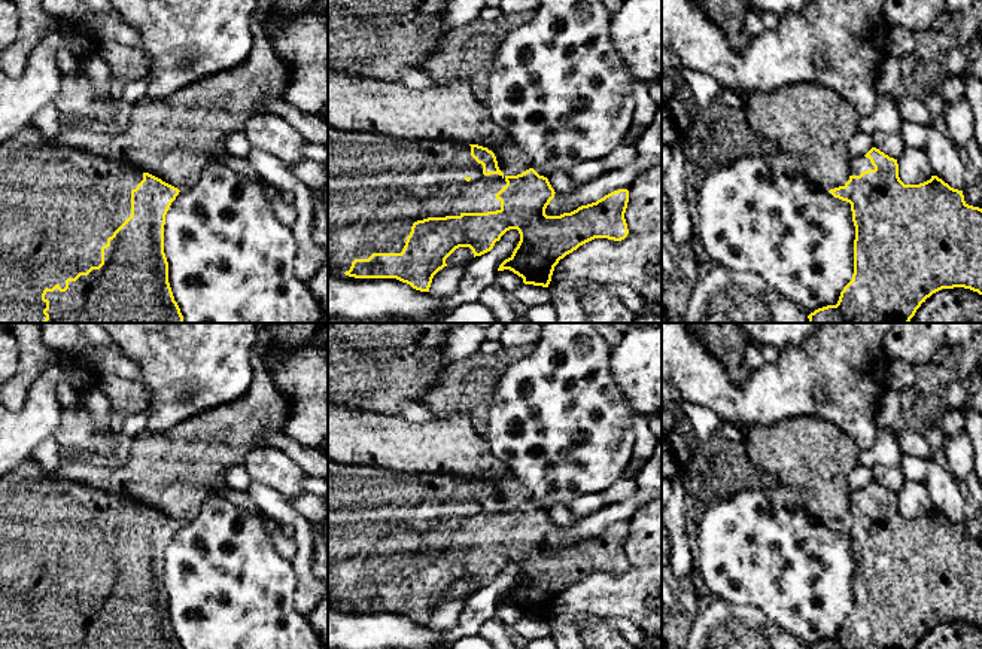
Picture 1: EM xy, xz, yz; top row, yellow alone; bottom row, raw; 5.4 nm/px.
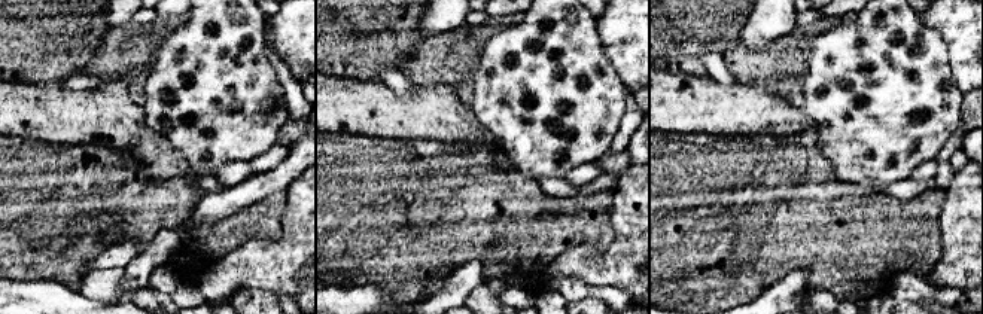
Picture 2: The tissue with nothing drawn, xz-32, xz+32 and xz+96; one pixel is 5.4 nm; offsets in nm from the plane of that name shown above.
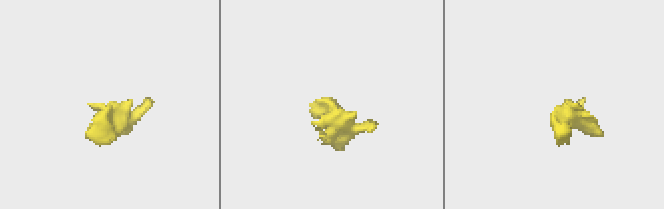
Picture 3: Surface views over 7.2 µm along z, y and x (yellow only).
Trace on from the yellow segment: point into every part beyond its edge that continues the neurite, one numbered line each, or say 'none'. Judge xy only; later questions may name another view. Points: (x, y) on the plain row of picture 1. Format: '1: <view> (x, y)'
1: xy (58, 539)

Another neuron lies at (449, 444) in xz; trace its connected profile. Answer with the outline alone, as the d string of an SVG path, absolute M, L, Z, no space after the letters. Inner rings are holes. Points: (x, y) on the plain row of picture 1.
M328 402L328 458L420 473L452 473L492 484L504 509L532 502L530 491L493 455L468 414L410 423L399 415Z

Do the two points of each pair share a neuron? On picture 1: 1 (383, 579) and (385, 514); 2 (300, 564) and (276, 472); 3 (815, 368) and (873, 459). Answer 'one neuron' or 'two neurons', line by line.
1: one neuron
2: two neurons
3: two neurons

